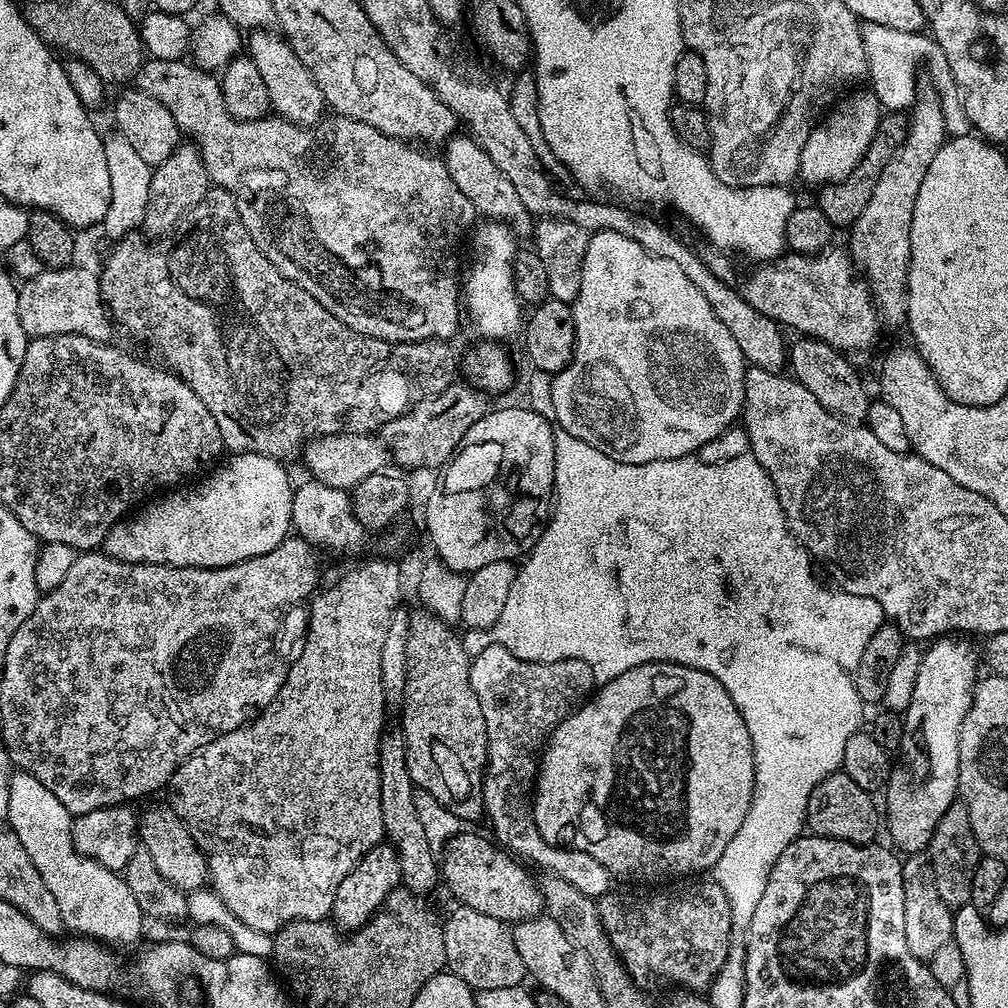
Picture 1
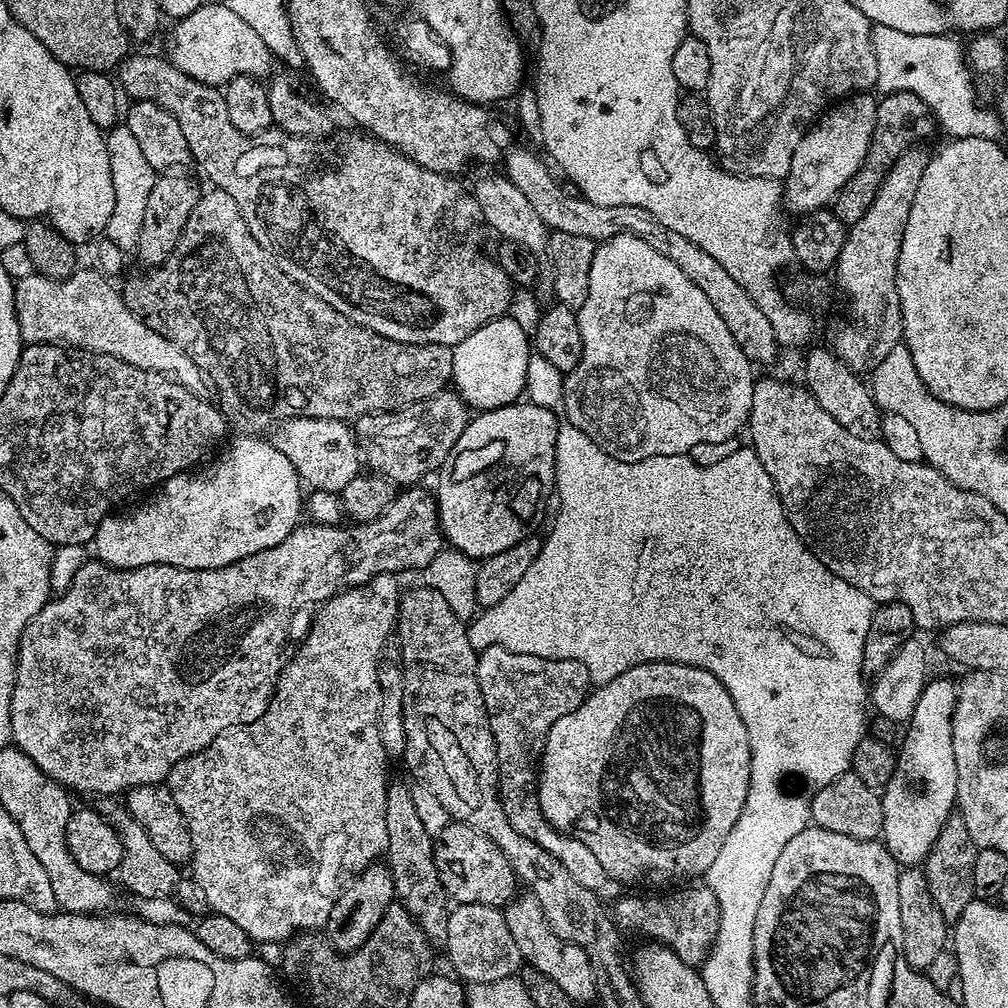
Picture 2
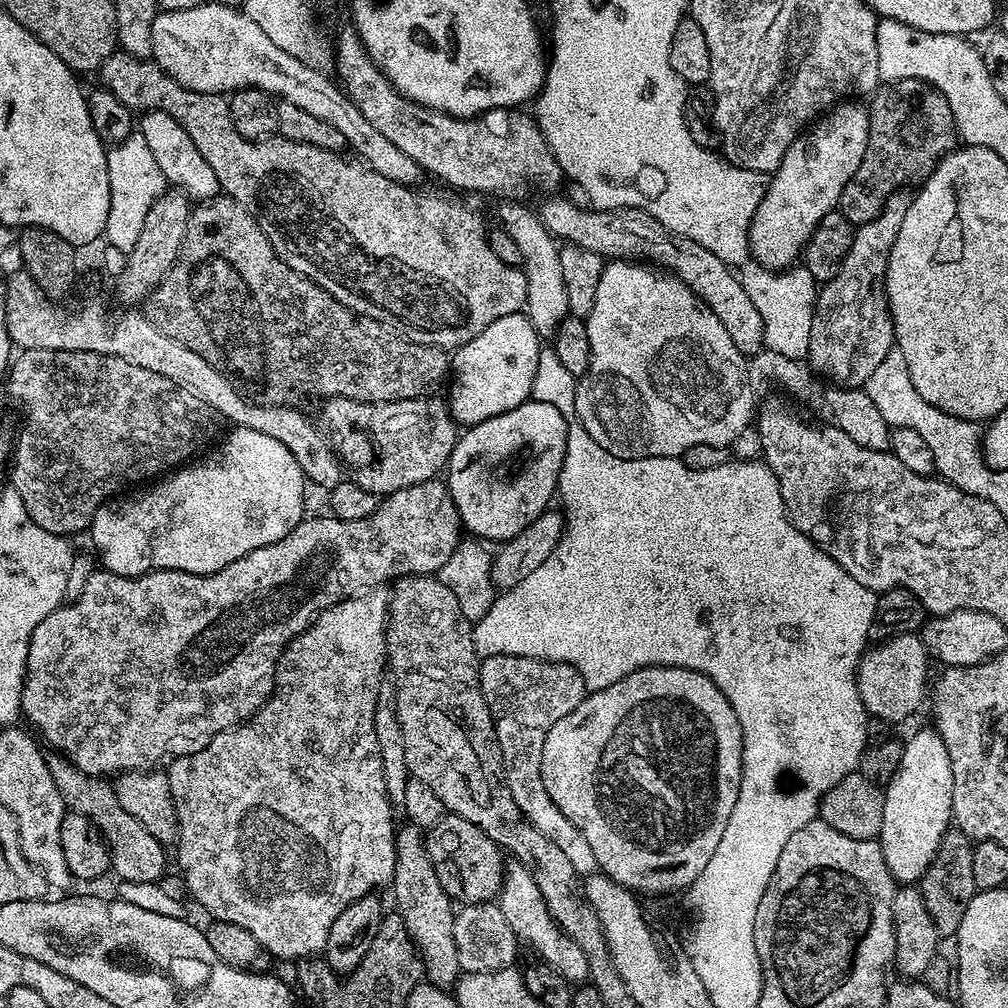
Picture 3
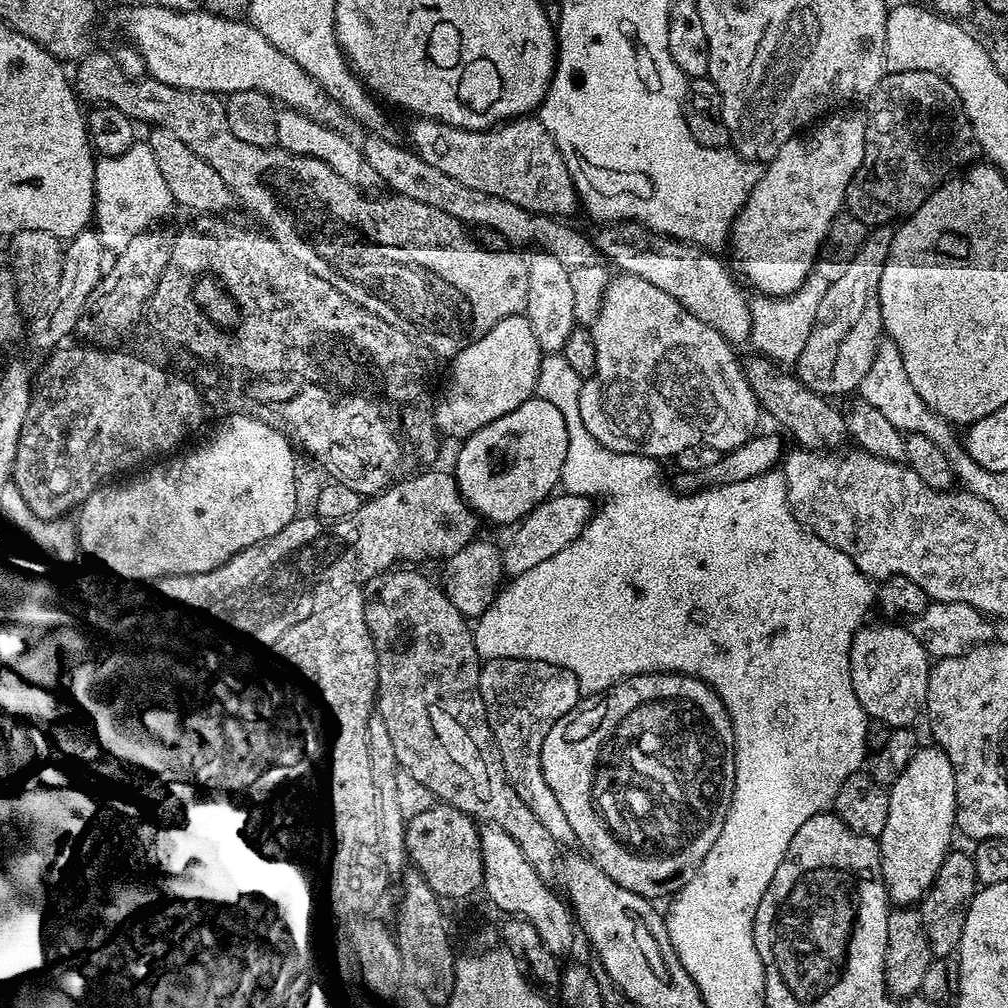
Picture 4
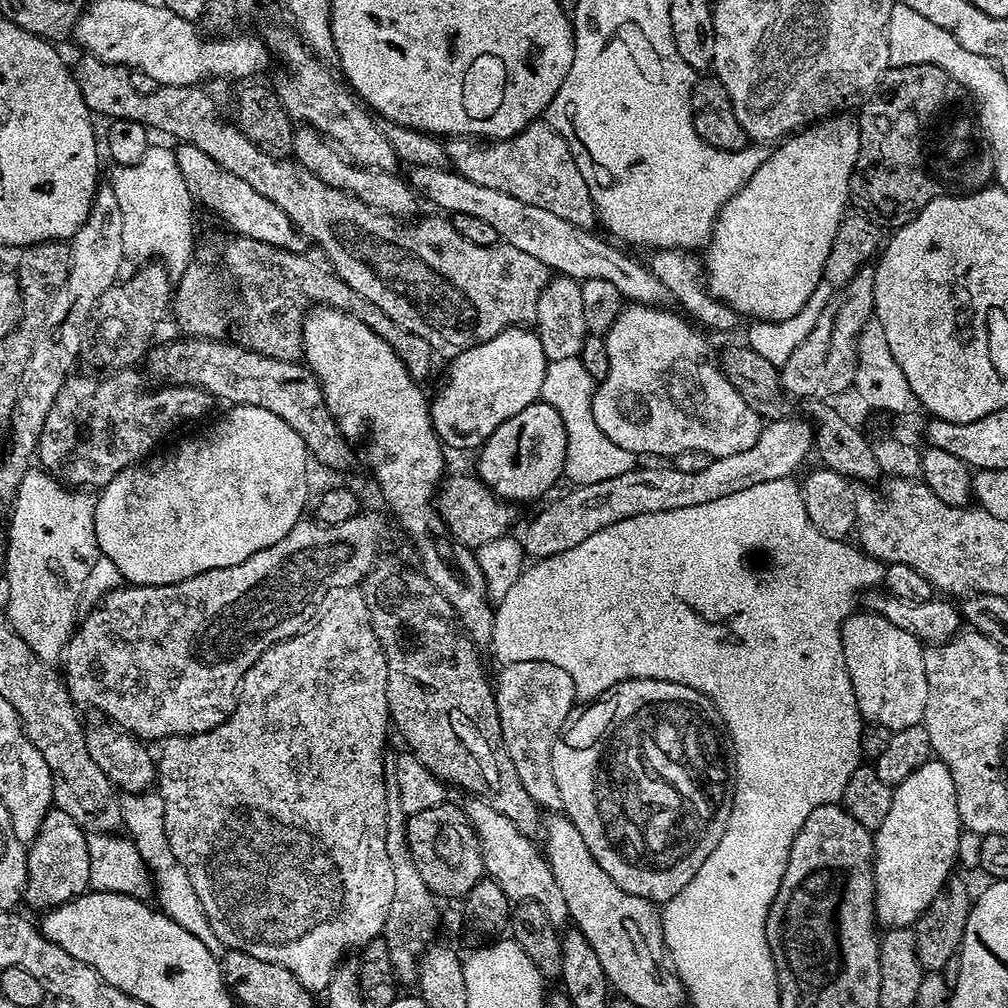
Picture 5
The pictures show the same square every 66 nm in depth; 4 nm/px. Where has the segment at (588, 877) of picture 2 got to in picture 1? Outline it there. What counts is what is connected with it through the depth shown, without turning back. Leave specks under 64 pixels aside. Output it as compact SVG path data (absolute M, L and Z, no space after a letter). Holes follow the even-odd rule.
M488 642L488 645L480 653L475 653L470 666L470 686L474 686L474 694L478 694L478 702L482 706L482 714L486 718L488 762L484 770L482 792L490 801L493 832L491 835L494 837L495 843L521 861L527 862L529 865L537 864L538 867L544 868L540 870L545 873L566 878L566 882L570 882L570 886L582 890L582 894L599 898L606 895L614 883L606 866L602 866L602 862L598 862L598 858L590 858L590 854L579 852L573 848L558 848L555 844L546 842L546 838L542 838L532 817L534 799L532 791L538 775L538 761L548 743L548 737L568 715L575 712L585 699L592 695L595 684L594 674L584 660L530 662L510 654L510 650L506 650L495 642Z

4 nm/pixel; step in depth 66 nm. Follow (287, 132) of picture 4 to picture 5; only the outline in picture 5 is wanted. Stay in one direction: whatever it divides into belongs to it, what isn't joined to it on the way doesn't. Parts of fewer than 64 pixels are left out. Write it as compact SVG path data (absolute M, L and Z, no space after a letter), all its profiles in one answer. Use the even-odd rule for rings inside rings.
M297 127L293 131L293 136L292 156L296 163L306 166L306 170L310 170L315 176L322 178L322 182L366 202L366 206L370 206L375 212L385 212L401 218L408 218L413 215L411 212L414 193L412 185L403 175L396 176L395 171L387 172L377 168L362 168L353 164L331 140L321 136L320 133L310 127Z

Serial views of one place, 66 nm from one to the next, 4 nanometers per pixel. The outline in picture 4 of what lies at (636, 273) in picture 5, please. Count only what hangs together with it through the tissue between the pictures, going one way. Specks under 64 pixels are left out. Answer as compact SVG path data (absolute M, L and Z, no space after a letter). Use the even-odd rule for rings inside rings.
M371 134L365 135L363 138L365 140L362 140L362 151L366 162L370 162L370 166L374 166L374 170L378 170L381 181L389 184L392 187L389 189L395 195L414 198L414 202L426 202L426 206L434 206L434 210L446 210L446 214L450 214L465 226L475 226L476 228L490 226L493 230L501 232L508 239L509 245L532 244L528 246L535 246L541 252L554 254L554 258L558 258L558 262L565 264L569 270L578 266L597 263L598 253L595 243L589 237L587 240L578 229L571 228L568 222L563 219L531 212L514 202L506 202L506 198L498 198L494 194L484 194L482 190L474 190L471 186L462 186L462 182L450 178L450 174L445 174L443 170L437 170L435 166L430 166L430 162L426 162L411 147L405 146L403 143L391 144L386 142L386 138Z

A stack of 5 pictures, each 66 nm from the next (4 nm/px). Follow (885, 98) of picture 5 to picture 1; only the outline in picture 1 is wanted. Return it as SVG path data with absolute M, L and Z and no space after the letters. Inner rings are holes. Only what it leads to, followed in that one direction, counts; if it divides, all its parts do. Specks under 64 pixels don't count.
M904 114L881 115L878 130L870 142L868 152L862 158L862 162L858 162L858 166L854 166L854 170L850 170L850 174L846 174L846 178L833 184L825 184L817 191L820 193L814 200L815 207L820 208L822 214L826 214L826 218L830 218L830 222L837 229L851 229L858 214L862 214L862 210L866 210L866 202L870 202L870 193L873 192L874 185L878 183L878 177L882 174L882 166L886 166L886 162L890 162L894 150L898 150L898 146L906 138L908 122L909 117Z

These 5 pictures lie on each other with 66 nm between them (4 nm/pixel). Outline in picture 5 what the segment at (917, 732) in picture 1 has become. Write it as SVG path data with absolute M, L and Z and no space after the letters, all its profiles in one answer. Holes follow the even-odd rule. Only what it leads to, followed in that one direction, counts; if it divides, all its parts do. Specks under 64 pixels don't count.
M928 760L895 785L890 814L874 832L876 918L885 929L915 925L926 906L934 902L953 875L952 867L960 852L960 832L954 778L950 778L950 770L942 761Z

